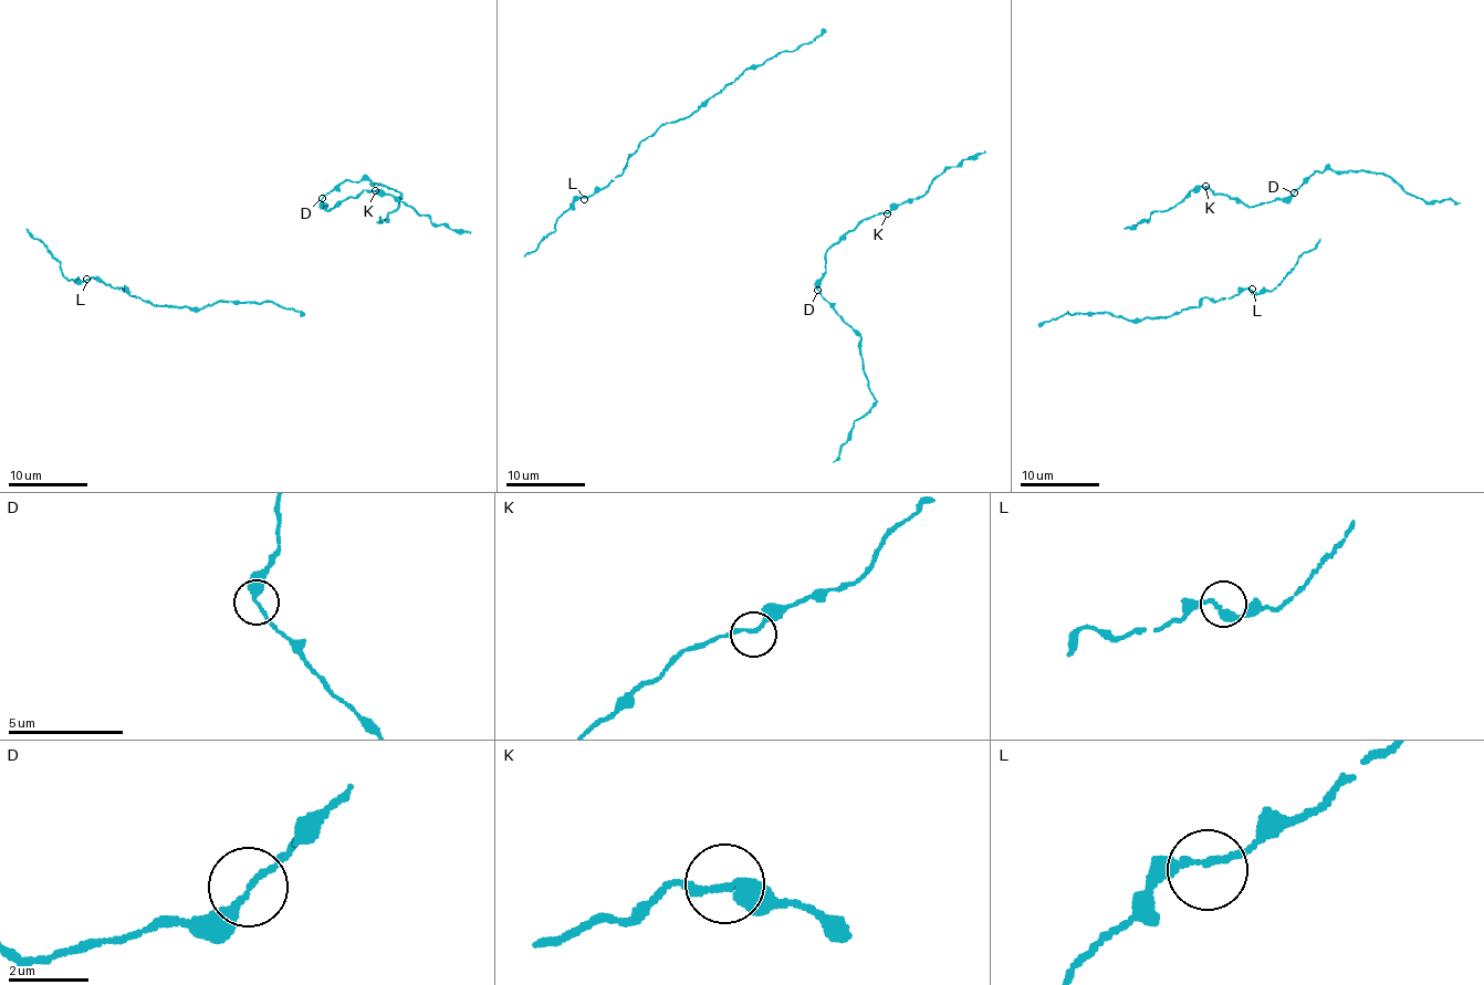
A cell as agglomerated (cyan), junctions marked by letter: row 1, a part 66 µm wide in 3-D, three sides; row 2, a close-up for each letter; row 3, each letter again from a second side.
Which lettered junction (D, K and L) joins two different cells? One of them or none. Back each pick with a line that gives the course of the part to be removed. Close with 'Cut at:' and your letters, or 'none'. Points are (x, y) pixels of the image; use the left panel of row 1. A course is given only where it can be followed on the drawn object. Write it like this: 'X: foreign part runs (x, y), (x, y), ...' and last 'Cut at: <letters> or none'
Cut at: none

